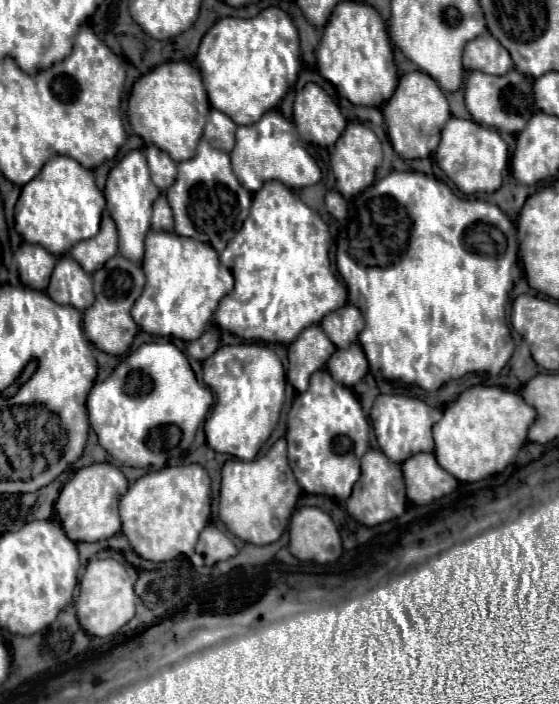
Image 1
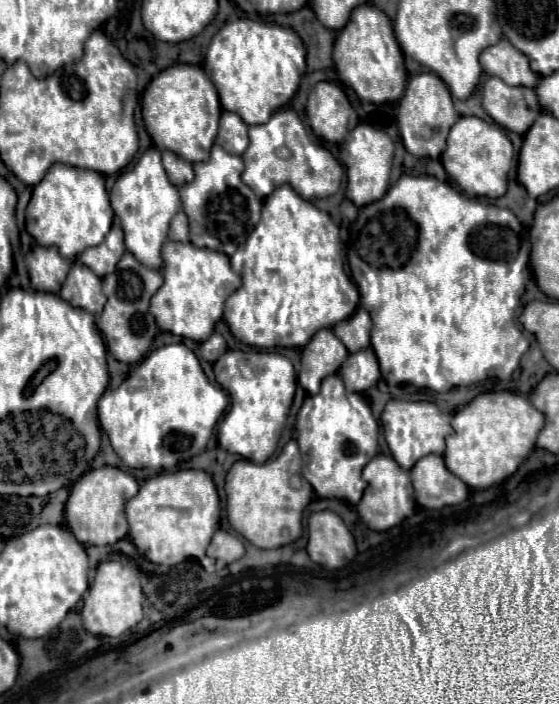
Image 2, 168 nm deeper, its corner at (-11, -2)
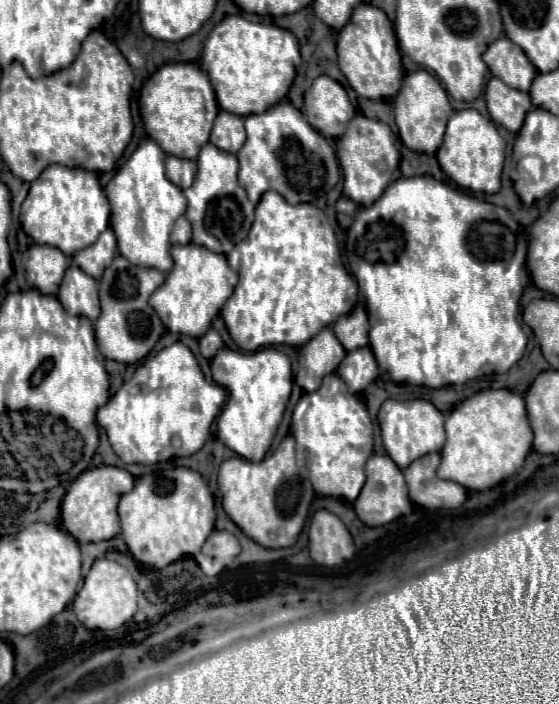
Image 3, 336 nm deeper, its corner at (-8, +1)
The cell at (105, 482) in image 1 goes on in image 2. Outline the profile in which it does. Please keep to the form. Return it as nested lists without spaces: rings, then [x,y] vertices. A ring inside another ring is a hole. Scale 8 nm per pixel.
[[[103,466],[97,470],[85,472],[71,488],[69,500],[65,504],[65,520],[75,538],[81,544],[115,544],[117,540],[127,536],[127,518],[125,518],[125,502],[137,494],[137,480],[113,466]]]

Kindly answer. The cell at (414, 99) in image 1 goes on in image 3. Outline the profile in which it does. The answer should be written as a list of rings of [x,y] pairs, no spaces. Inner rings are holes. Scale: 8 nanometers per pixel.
[[[414,71],[406,75],[404,85],[396,97],[396,125],[402,143],[418,153],[434,155],[442,143],[444,127],[452,115],[452,107],[444,87],[428,71]]]

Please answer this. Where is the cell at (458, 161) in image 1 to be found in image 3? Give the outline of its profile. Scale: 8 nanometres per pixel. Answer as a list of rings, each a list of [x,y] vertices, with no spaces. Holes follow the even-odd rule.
[[[476,109],[456,111],[446,127],[444,143],[438,149],[436,157],[444,173],[460,187],[482,193],[498,193],[500,191],[500,175],[504,165],[504,149],[506,141],[494,127],[490,119],[484,119]]]

